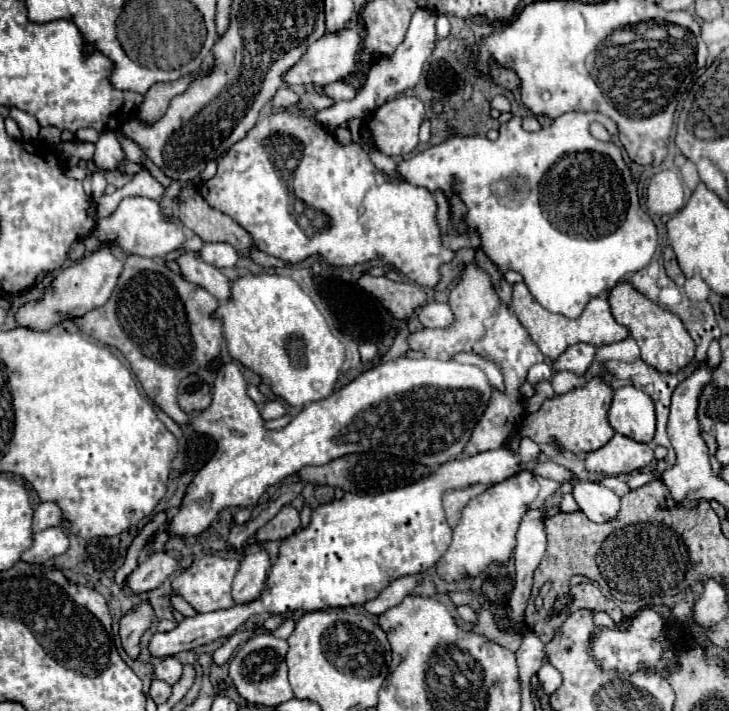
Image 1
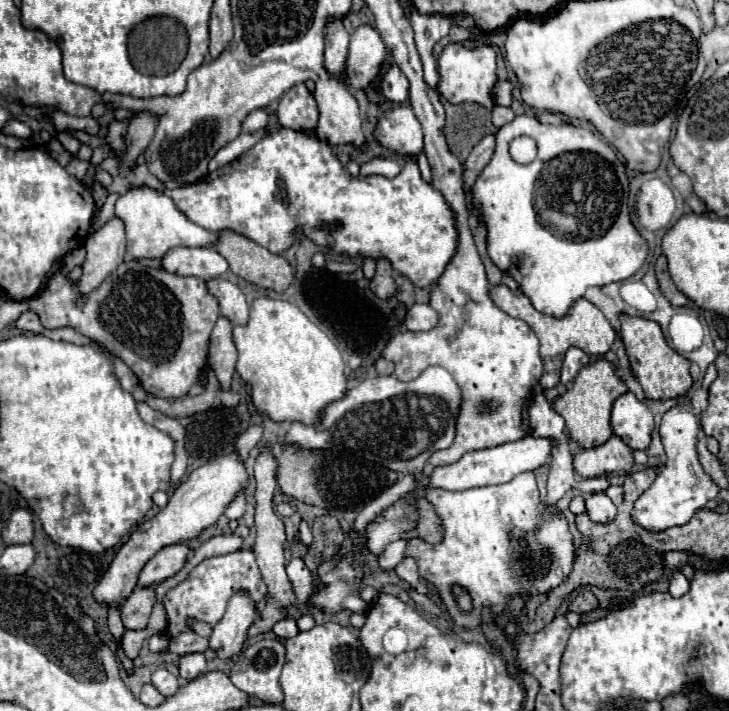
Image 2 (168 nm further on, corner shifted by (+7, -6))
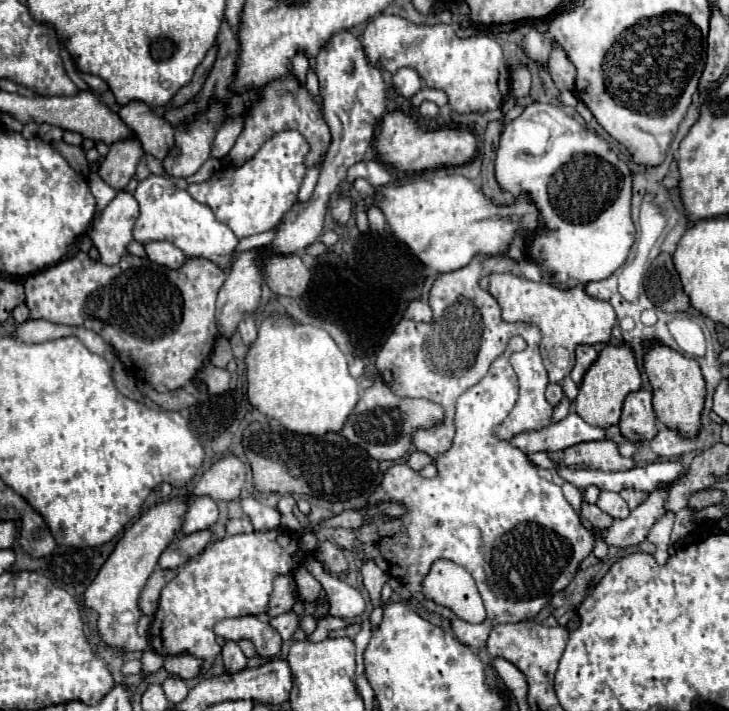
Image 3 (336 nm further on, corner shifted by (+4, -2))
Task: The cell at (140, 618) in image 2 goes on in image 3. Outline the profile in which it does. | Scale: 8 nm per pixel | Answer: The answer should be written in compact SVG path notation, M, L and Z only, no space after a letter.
M157 568L157 570L149 576L149 580L147 580L147 584L145 584L143 592L141 592L141 598L139 598L139 608L141 608L141 612L143 612L145 616L149 616L149 618L155 616L157 602L159 602L159 594L161 594L163 586L165 586L173 576L175 576L173 570L163 570L163 568Z

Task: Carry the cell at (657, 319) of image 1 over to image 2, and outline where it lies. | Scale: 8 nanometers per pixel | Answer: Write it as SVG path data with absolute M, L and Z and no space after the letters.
M620 316L620 336L624 340L632 372L636 374L646 398L670 400L670 398L680 398L690 390L690 386L692 386L690 360L680 356L676 350L672 350L666 344L666 338L656 322L646 320L646 318Z

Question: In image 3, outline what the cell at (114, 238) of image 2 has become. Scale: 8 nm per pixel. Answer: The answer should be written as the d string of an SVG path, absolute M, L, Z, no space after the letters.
M117 192L109 206L101 212L99 220L93 220L89 236L99 250L99 260L107 266L119 262L127 252L127 244L133 240L133 224L139 216L139 206L133 194Z

